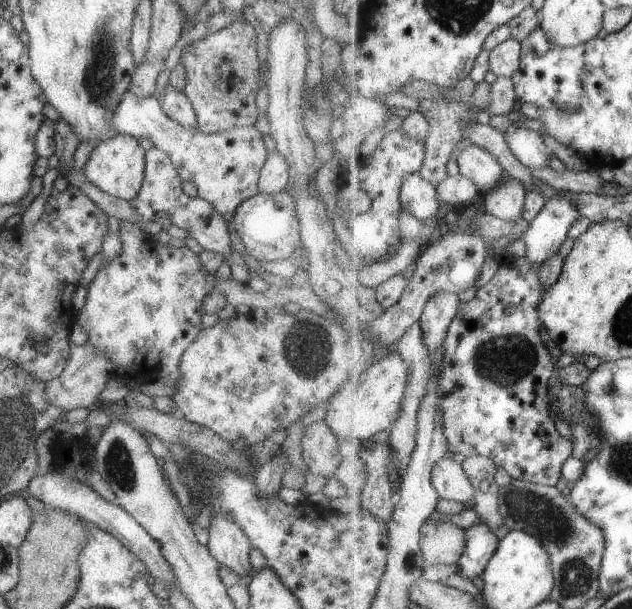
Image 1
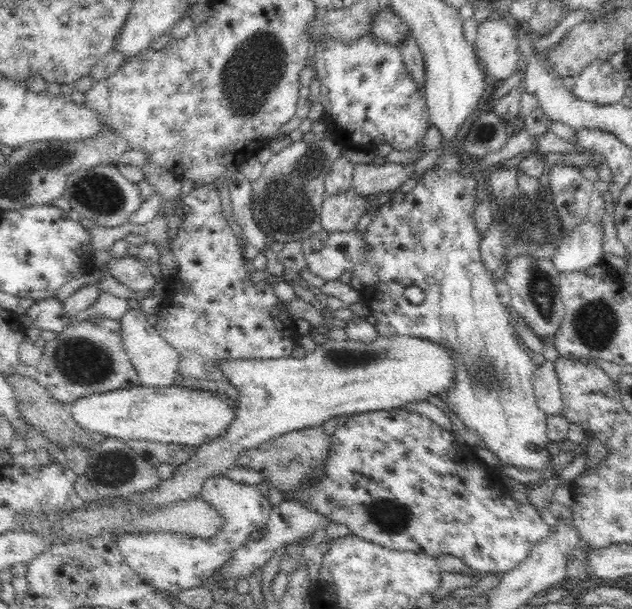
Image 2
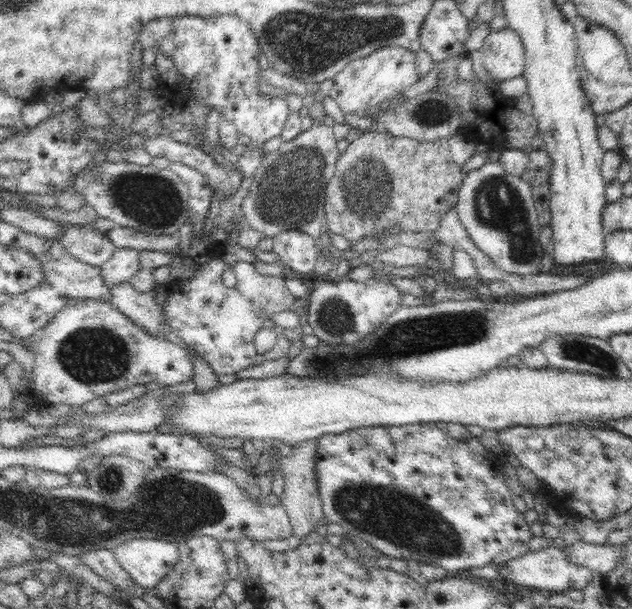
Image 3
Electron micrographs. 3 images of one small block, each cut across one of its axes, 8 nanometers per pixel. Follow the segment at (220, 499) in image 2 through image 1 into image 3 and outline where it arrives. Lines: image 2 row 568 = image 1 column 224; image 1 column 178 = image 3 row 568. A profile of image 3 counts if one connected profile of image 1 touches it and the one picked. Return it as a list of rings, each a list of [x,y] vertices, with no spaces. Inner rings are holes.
[[[136,538],[113,548],[115,559],[142,588],[156,588],[165,574],[177,568],[179,548],[154,538]]]

